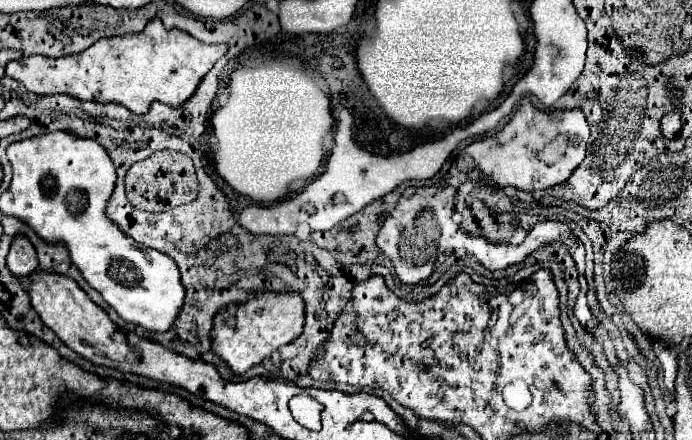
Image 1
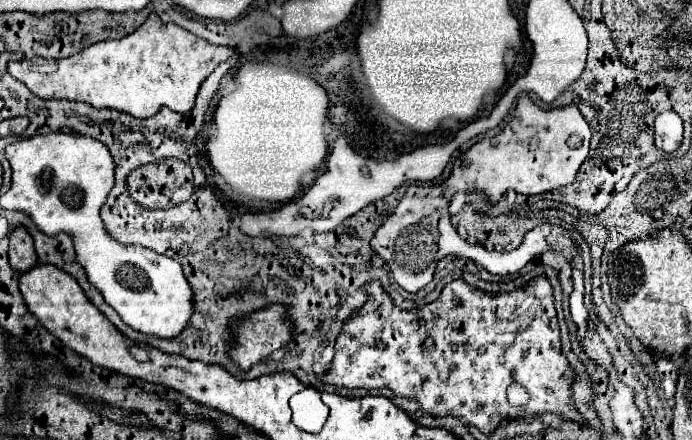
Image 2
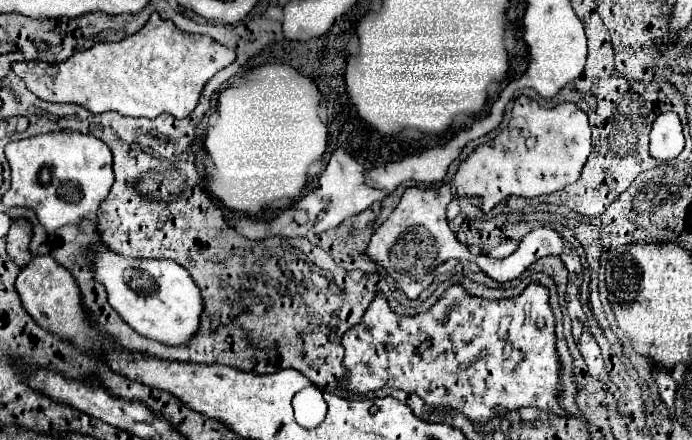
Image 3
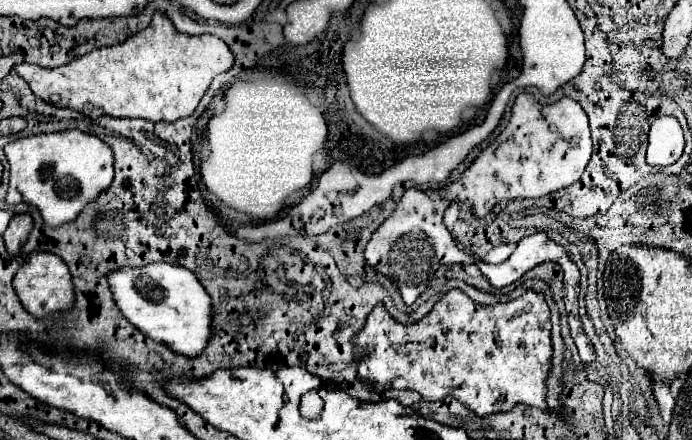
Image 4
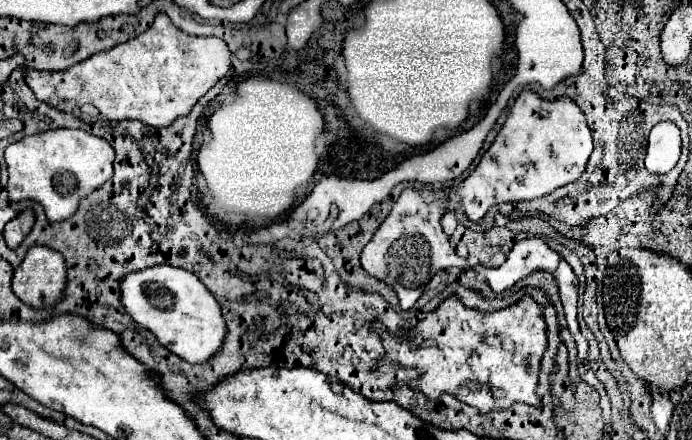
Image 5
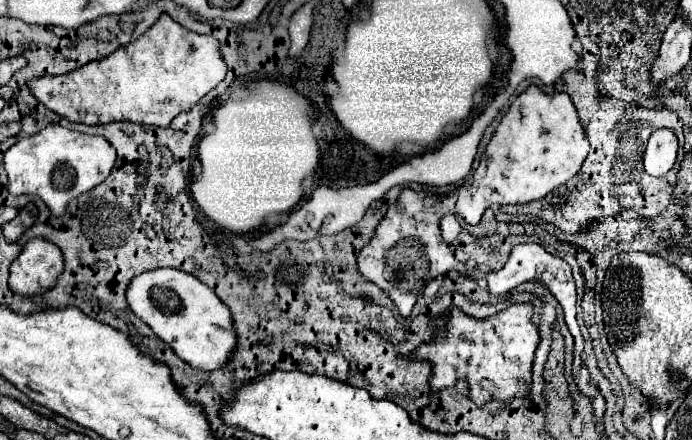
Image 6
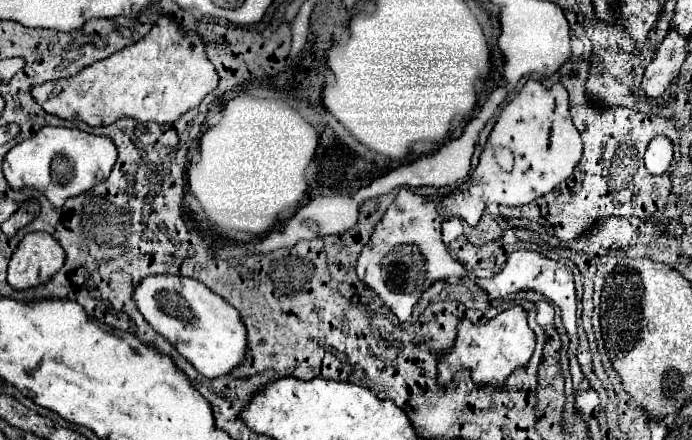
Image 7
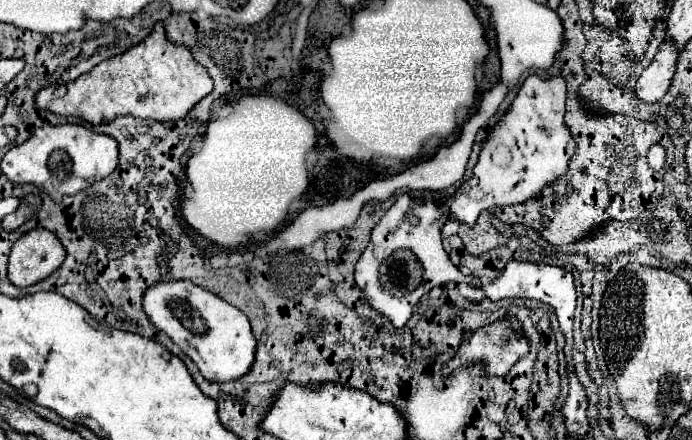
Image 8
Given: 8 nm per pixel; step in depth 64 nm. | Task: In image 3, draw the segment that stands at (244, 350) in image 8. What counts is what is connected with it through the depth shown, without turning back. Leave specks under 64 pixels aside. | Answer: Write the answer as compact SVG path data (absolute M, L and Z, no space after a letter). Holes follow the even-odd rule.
M104 244L92 250L94 278L106 286L110 306L138 334L168 346L184 346L198 332L200 314L204 310L202 294L190 272L174 260L134 260L124 258Z

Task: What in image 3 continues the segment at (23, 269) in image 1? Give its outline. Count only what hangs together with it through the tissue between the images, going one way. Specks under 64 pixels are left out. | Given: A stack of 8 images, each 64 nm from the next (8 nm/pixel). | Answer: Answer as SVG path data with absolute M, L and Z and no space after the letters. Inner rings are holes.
M24 218L14 220L10 230L8 230L8 236L6 236L6 250L8 250L8 256L18 266L24 266L24 264L28 264L32 260L32 254L28 250L30 238L32 238L30 222L24 220Z

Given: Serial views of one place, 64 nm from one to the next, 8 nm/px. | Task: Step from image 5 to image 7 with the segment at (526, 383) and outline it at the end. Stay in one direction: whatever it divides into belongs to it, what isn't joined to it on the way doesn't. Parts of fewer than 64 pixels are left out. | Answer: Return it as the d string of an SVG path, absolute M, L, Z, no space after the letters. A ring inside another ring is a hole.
M512 306L504 312L500 312L496 318L492 318L484 326L470 324L468 320L462 320L458 324L458 338L454 342L454 350L440 358L438 362L438 382L444 386L452 382L452 376L460 368L472 370L472 380L476 384L496 384L502 386L504 380L520 366L526 366L534 352L534 332L528 328L526 312L520 306Z

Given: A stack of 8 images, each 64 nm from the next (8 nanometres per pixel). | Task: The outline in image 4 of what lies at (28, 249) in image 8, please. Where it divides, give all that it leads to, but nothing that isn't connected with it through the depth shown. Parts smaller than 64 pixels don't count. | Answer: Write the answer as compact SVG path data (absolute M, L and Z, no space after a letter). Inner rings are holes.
M36 250L28 256L28 260L20 266L20 270L14 276L14 290L24 304L24 308L36 316L36 318L46 318L54 312L66 310L74 304L74 292L72 292L72 276L68 272L68 266L64 260L52 252L42 252Z

